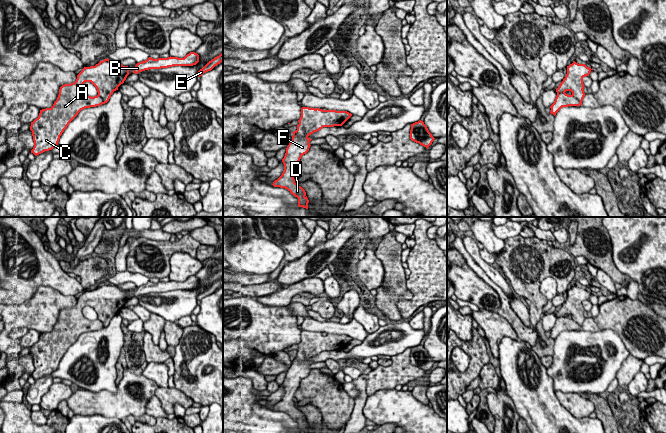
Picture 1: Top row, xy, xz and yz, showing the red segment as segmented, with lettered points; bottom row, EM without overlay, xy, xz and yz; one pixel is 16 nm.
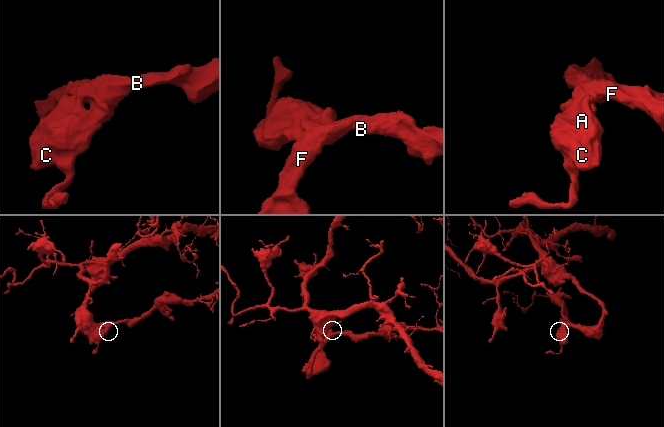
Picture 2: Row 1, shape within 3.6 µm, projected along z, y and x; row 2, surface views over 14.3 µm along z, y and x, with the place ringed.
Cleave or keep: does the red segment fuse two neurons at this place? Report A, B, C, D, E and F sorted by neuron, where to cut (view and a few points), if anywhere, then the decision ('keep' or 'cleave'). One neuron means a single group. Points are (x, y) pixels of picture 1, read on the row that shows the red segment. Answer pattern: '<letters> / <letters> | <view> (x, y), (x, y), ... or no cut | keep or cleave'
A B C D E F | no cut | keep

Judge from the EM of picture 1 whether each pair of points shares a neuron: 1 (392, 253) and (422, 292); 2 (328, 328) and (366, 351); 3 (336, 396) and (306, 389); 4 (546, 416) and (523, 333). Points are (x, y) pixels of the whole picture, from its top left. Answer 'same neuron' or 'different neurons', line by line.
1: different neurons
2: different neurons
3: same neuron
4: different neurons

